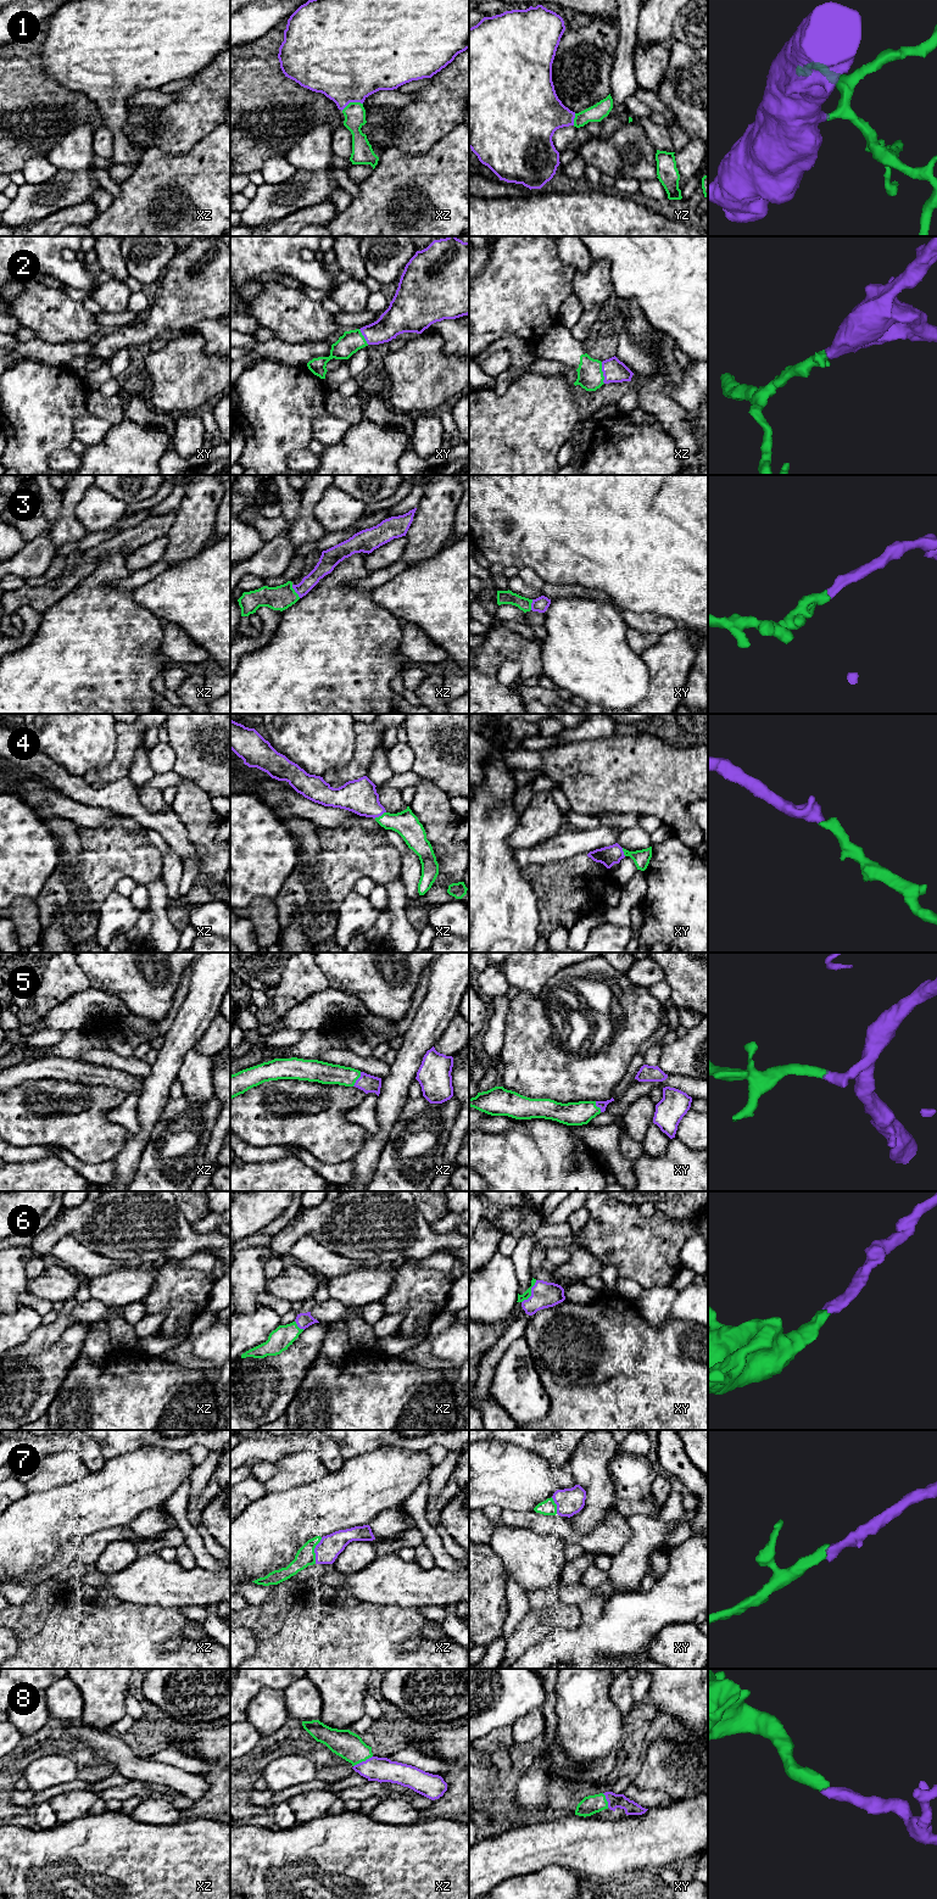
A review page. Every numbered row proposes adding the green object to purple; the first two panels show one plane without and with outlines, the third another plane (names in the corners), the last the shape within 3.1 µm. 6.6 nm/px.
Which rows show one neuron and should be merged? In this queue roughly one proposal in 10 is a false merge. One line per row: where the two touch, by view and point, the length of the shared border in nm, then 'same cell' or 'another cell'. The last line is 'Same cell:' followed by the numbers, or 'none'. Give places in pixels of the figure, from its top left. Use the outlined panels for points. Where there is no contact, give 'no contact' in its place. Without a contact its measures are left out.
1: meets purple in xz at (351, 101); contact 150 nm long; same cell
2: meets purple in xz at (603, 373); contact 150 nm long; same cell
3: meets purple in xz at (295, 591); contact 110 nm long; same cell
4: meets purple in xz at (379, 815); contact 90 nm long; same cell
5: meets purple in xz at (357, 1079); contact 110 nm long; same cell
6: meets purple in xy at (531, 1293); contact 180 nm long; same cell
7: meets purple in xz at (314, 1551); contact 180 nm long; same cell
8: meets purple in xz at (362, 1761); contact 150 nm long; same cell
Same cell: 1, 2, 3, 4, 5, 6, 7, 8

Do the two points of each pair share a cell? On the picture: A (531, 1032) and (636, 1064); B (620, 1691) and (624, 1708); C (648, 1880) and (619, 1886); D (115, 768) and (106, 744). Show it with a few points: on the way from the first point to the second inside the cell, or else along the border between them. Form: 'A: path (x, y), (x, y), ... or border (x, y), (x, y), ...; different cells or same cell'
A: border (637, 1051), (631, 1059), (624, 1077), (614, 1087); different cells
B: path (620, 1694), (624, 1704); same cell
C: path (641, 1886), (626, 1886); same cell
D: border (116, 731), (115, 755), (101, 766), (85, 772); different cells

